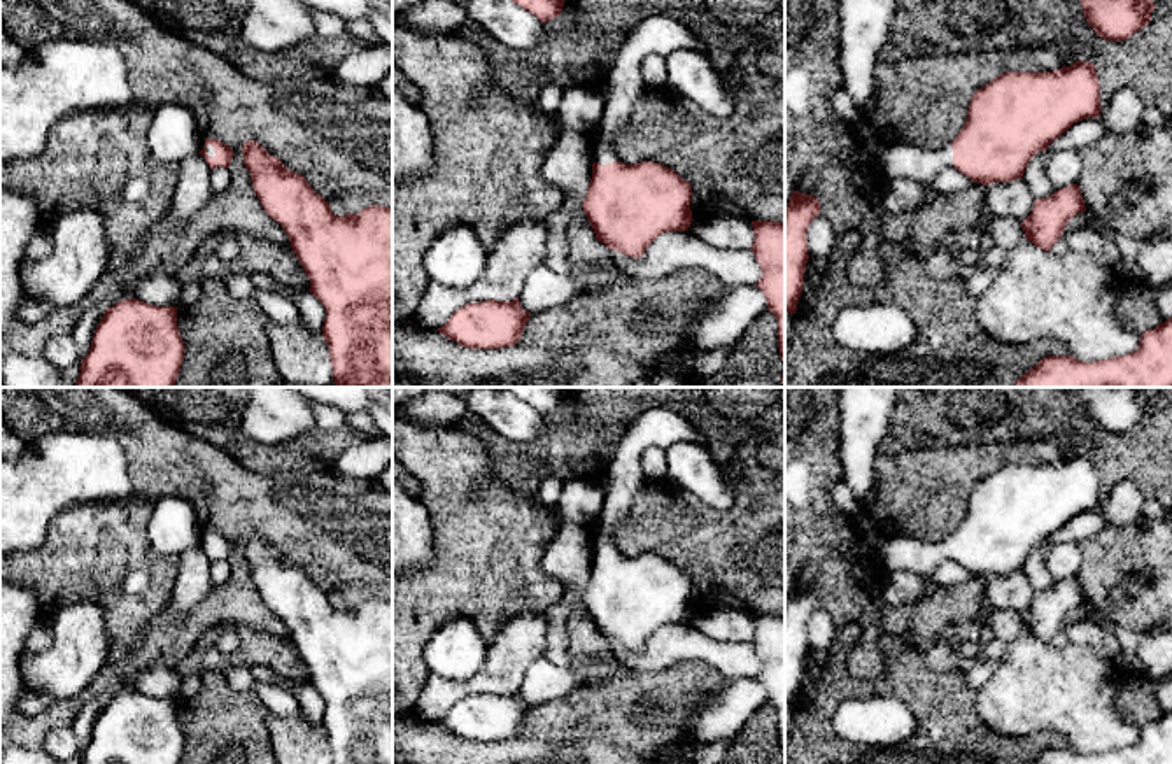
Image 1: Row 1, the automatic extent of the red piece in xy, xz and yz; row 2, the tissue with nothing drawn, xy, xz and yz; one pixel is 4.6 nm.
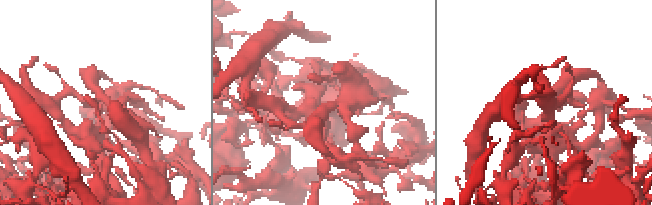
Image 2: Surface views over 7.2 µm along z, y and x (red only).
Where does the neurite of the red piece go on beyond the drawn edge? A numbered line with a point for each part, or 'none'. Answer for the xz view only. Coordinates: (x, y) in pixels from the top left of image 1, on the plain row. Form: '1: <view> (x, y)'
1: xz (624, 477)

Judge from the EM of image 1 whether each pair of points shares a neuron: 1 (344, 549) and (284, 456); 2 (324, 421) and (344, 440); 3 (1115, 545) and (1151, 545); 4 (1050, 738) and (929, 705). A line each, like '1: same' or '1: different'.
1: different
2: different
3: same
4: same

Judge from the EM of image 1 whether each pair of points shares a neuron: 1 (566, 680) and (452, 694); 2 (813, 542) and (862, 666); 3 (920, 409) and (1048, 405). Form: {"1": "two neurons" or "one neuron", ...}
{"1": "two neurons", "2": "one neuron", "3": "one neuron"}

